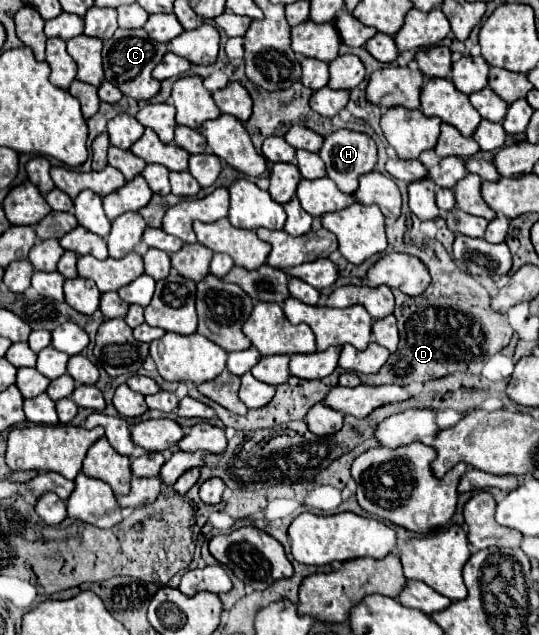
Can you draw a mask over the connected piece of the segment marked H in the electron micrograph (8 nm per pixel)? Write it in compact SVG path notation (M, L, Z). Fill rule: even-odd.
M345 128L325 138L319 156L327 166L327 176L347 194L353 194L359 176L371 172L377 164L375 142L367 134Z

